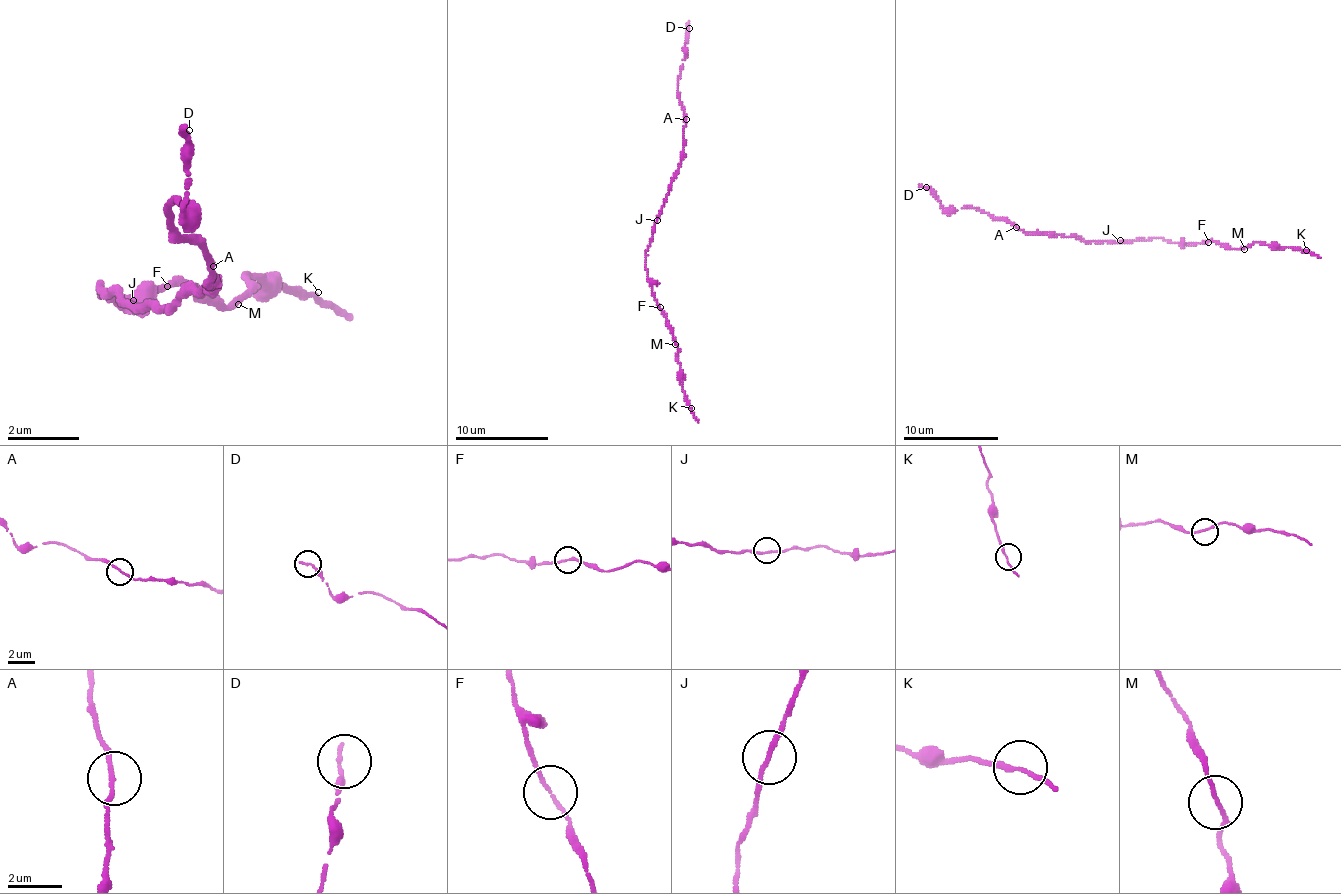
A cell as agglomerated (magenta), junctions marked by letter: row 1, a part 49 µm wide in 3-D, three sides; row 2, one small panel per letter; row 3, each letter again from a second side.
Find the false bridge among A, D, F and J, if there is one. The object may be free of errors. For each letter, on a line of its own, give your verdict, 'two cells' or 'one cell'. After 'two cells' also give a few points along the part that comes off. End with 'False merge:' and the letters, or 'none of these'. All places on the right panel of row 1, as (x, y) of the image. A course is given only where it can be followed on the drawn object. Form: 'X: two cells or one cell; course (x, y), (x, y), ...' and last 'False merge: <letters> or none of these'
A: one cell
D: one cell
F: one cell
J: one cell
False merge: none of these

